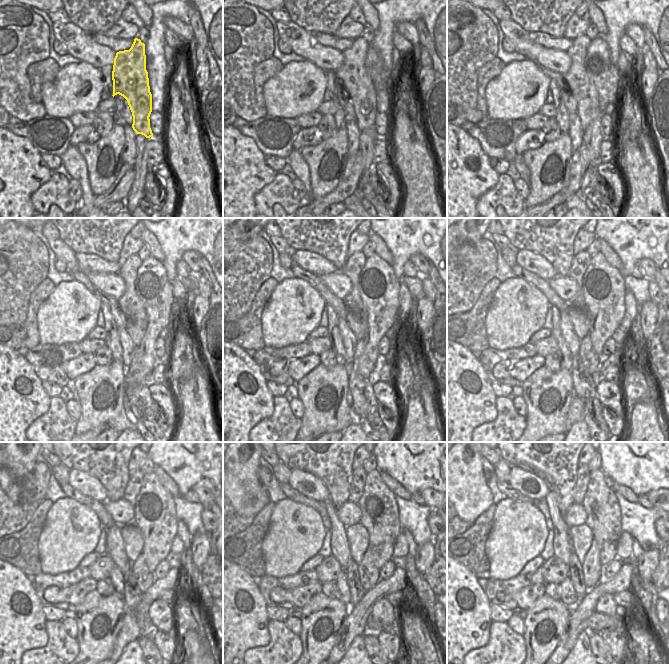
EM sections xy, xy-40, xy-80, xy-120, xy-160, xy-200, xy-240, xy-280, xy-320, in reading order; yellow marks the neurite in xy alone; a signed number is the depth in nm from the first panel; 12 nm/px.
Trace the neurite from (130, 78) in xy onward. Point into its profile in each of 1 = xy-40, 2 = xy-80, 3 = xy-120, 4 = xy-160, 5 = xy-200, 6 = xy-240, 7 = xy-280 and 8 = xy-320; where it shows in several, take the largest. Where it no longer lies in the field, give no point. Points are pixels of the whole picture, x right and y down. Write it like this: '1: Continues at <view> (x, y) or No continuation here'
1: Continues at xy-40 (352, 74)
2: Continues at xy-80 (582, 87)
3: Continues at xy-120 (136, 318)
4: Continues at xy-160 (354, 263)
5: Continues at xy-200 (581, 261)
6: Continues at xy-240 (133, 486)
7: Continues at xy-280 (359, 474)
8: Continues at xy-320 (583, 471)

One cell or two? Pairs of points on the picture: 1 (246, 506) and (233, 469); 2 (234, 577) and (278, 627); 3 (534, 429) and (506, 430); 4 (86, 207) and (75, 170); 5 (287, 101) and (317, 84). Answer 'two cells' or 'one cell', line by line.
1: one cell
2: two cells
3: two cells
4: one cell
5: one cell

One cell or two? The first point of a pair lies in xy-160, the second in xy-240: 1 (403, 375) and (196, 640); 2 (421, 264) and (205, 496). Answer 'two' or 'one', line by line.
1: one
2: one

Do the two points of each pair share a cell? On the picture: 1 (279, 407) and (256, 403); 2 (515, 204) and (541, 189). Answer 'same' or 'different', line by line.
1: different
2: different

